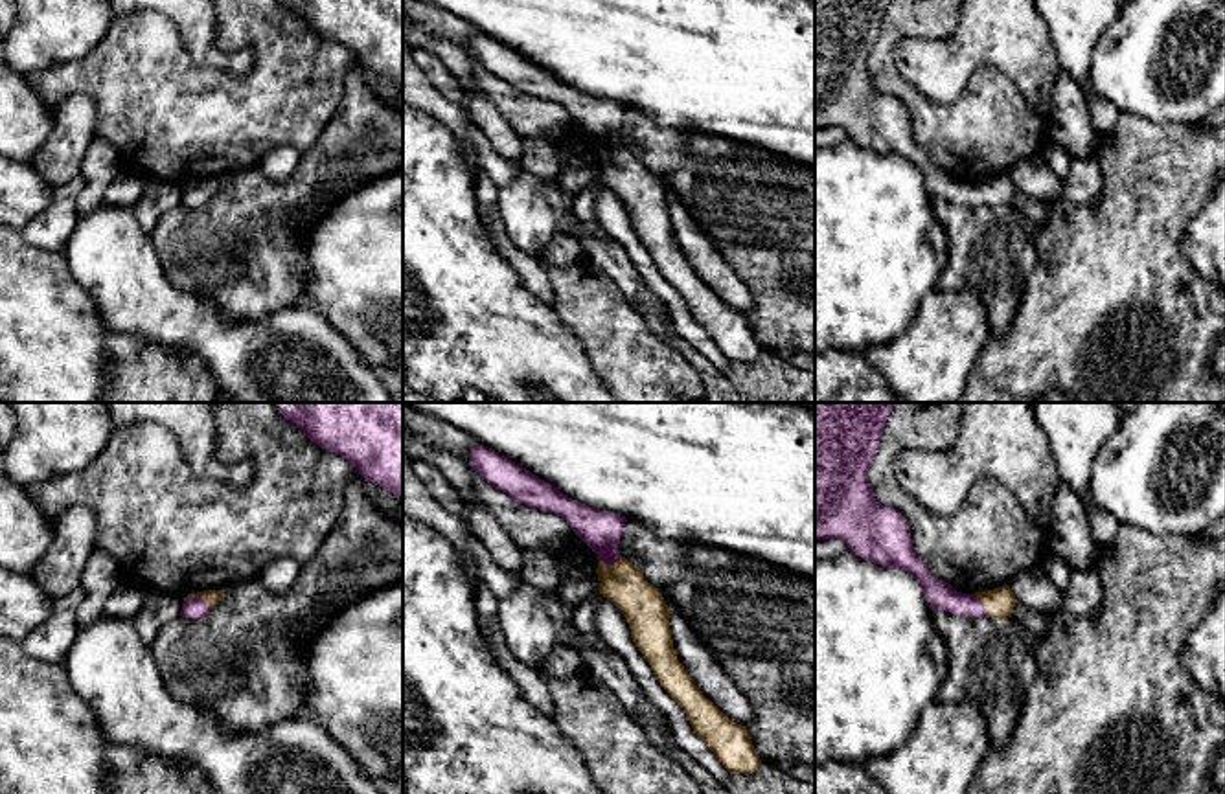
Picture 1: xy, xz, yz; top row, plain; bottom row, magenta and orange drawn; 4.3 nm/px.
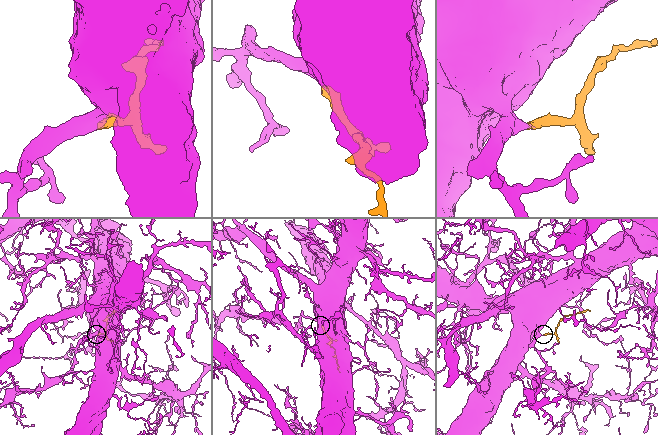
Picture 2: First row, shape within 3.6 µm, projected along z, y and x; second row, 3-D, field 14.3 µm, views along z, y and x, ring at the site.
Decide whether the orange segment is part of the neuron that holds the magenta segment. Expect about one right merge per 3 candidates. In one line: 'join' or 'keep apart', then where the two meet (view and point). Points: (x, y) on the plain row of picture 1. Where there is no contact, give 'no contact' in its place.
join | xy (199, 186)

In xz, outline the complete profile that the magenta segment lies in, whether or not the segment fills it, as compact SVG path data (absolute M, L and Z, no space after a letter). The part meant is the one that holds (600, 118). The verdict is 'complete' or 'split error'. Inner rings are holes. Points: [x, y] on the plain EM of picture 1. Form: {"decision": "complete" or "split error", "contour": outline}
{"decision": "split error", "contour": "M476 33L469 53L489 74L537 99L563 105L578 125L598 143L600 182L614 191L629 211L633 230L649 250L657 268L684 298L693 320L708 333L730 362L752 362L761 347L745 314L730 309L695 274L679 250L670 197L638 156L618 140L625 105L600 99L559 81L552 72L498 40Z"}

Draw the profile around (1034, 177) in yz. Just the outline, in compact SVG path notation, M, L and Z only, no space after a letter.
M1039 156L1019 162L1008 171L1008 175L1017 191L1023 191L1034 198L1050 200L1061 193L1061 180Z

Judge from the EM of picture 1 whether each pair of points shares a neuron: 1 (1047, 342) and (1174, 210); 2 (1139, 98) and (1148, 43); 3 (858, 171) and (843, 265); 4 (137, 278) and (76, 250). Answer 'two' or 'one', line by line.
1: one
2: one
3: one
4: one

